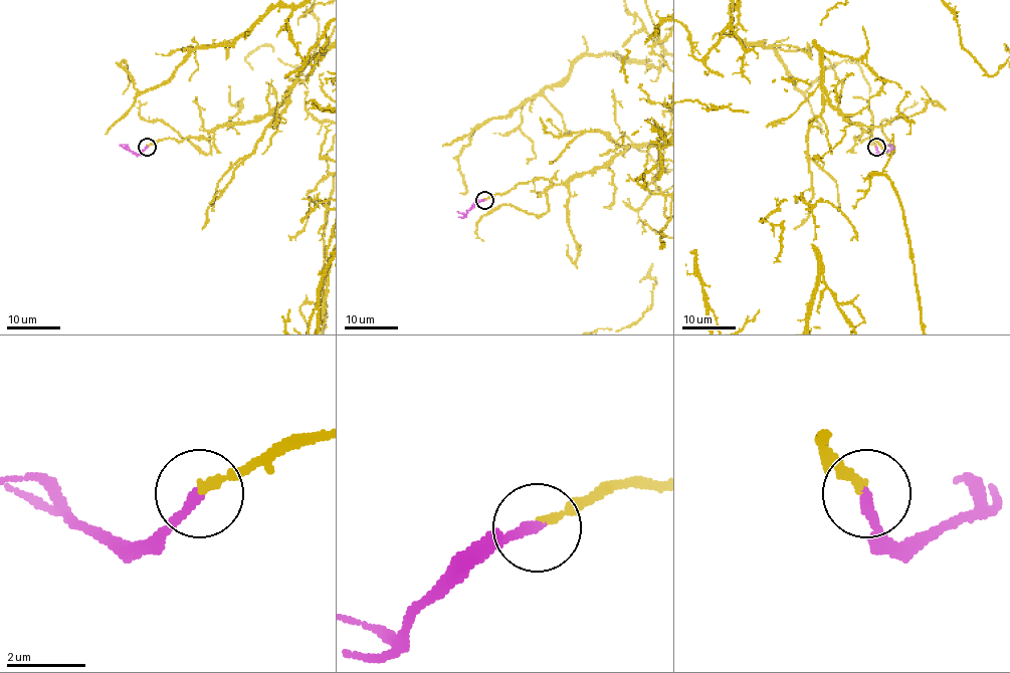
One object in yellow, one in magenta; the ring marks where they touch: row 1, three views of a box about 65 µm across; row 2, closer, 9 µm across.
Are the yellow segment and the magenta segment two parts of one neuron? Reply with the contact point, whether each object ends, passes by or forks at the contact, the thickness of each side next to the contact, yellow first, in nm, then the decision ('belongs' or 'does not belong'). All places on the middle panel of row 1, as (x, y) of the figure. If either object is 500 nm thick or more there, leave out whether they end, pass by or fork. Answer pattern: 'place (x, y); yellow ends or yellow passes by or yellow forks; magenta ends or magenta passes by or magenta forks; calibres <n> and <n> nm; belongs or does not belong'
place (484, 200); yellow ends; magenta ends; calibres 200 and 280 nm; belongs

